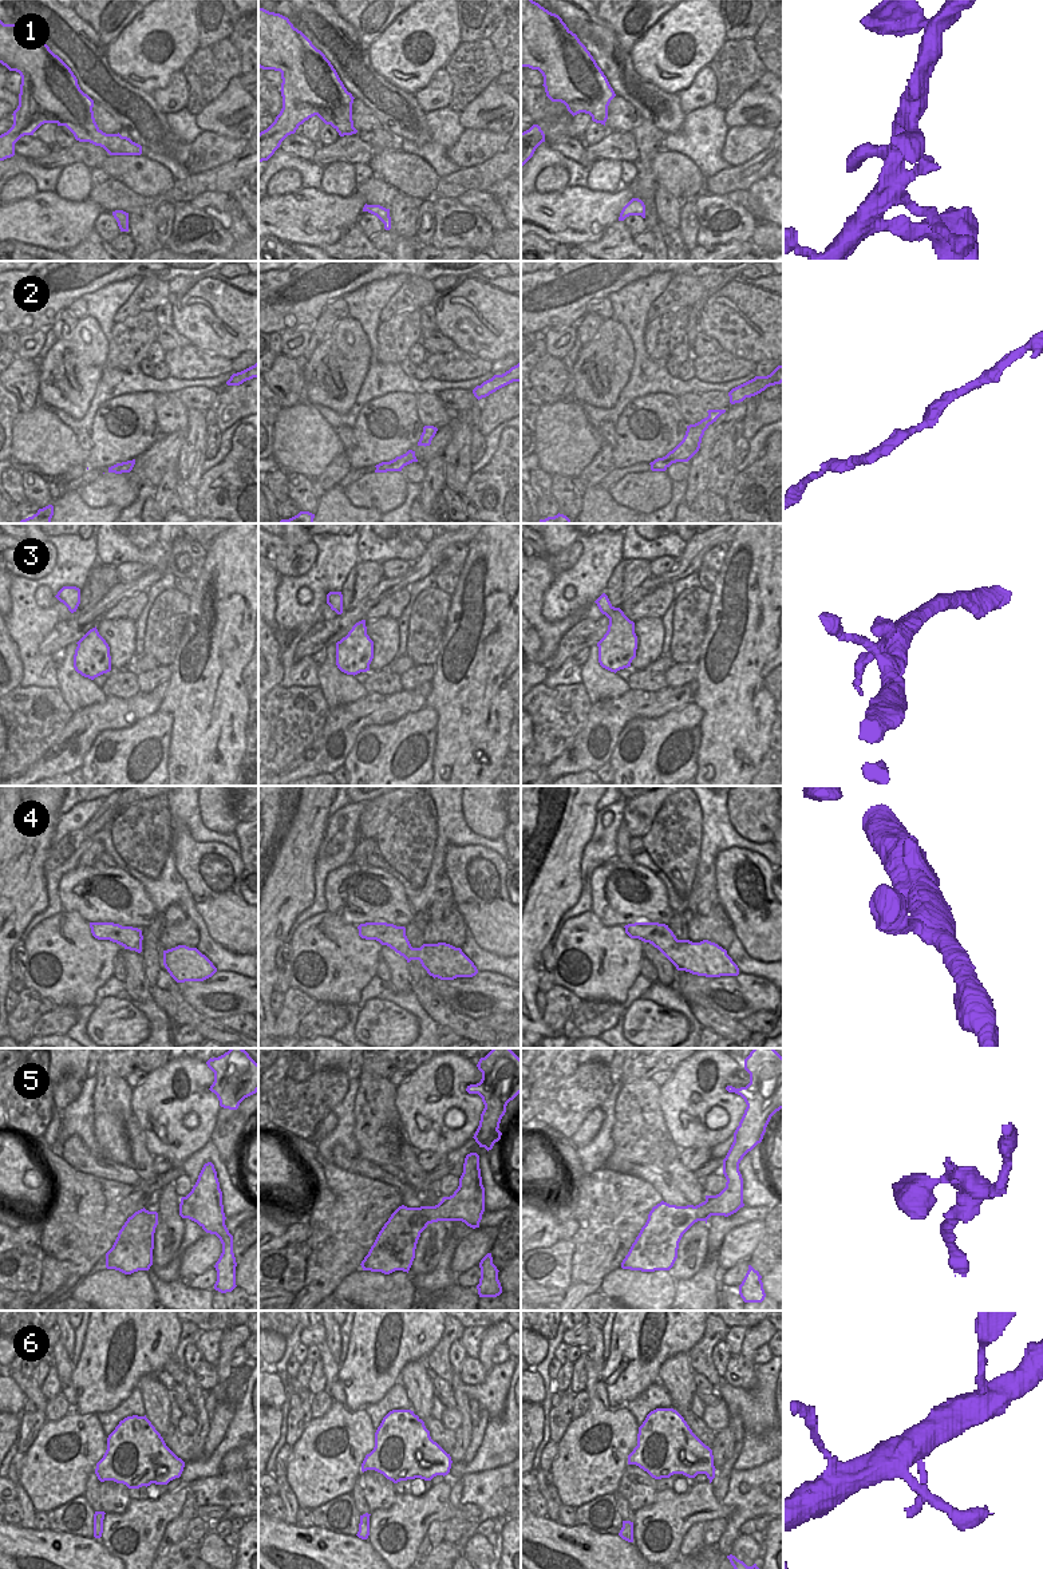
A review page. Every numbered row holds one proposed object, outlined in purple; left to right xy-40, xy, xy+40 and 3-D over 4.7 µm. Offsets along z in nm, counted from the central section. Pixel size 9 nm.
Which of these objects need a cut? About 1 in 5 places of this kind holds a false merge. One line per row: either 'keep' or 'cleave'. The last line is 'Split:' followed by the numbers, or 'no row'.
1: keep
2: keep
3: keep
4: keep
5: keep
6: keep
Split: no row

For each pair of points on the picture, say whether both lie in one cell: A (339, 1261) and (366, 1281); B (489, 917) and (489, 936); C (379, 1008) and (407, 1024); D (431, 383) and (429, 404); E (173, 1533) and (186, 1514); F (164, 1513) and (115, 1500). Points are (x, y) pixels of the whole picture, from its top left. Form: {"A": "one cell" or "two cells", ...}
{"A": "two cells", "B": "one cell", "C": "one cell", "D": "two cells", "E": "one cell", "F": "two cells"}

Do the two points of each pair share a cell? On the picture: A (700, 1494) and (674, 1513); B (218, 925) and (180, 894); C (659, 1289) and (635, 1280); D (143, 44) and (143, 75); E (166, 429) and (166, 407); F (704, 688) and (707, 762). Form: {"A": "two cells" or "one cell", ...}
{"A": "one cell", "B": "two cells", "C": "one cell", "D": "one cell", "E": "one cell", "F": "one cell"}

